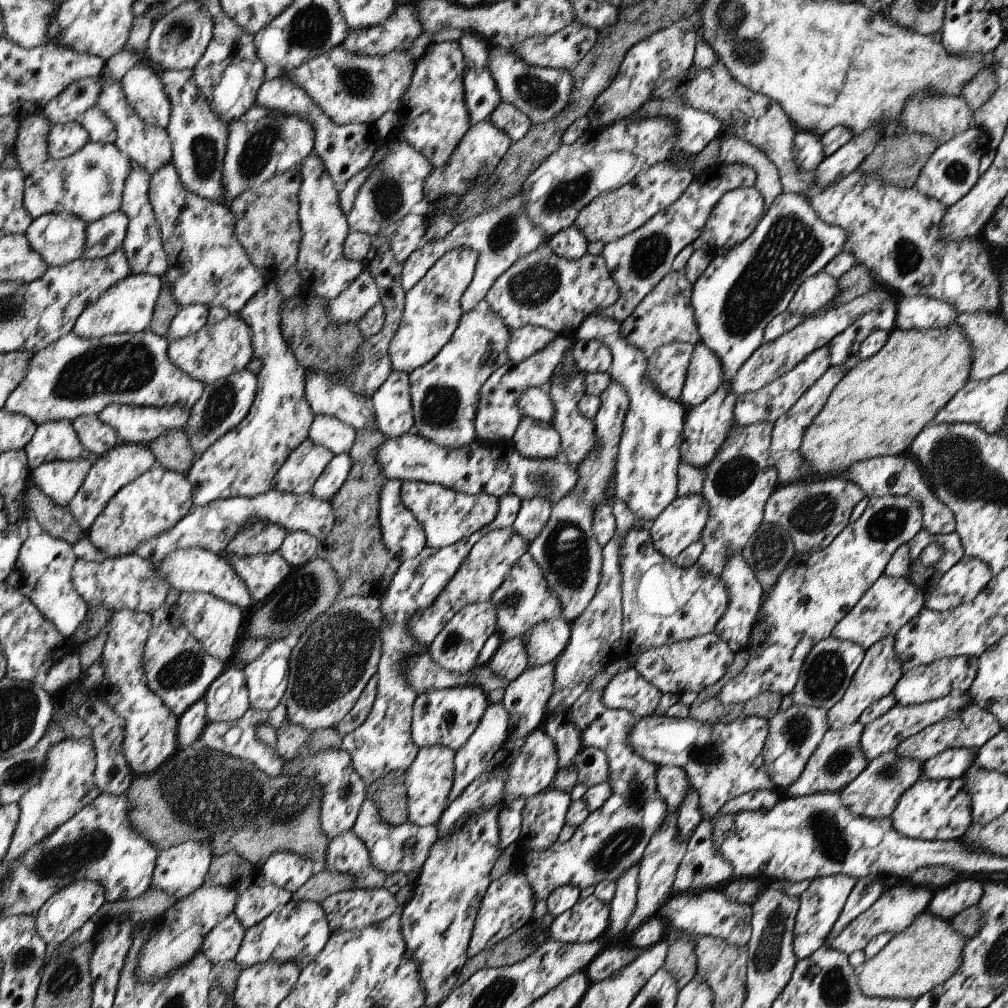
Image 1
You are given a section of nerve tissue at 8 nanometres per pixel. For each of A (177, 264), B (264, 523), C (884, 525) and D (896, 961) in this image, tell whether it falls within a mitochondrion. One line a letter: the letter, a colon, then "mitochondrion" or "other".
A: other
B: other
C: mitochondrion
D: other

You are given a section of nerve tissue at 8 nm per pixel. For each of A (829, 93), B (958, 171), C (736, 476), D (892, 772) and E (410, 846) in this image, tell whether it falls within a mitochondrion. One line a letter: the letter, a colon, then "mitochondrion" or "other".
A: other
B: mitochondrion
C: mitochondrion
D: mitochondrion
E: other

